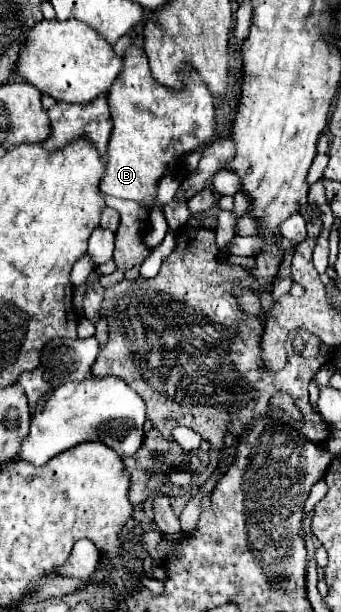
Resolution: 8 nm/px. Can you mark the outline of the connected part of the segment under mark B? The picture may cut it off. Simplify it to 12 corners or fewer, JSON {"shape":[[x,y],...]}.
{"shape":[[123,55],[101,191],[145,201],[215,133],[211,91]]}

